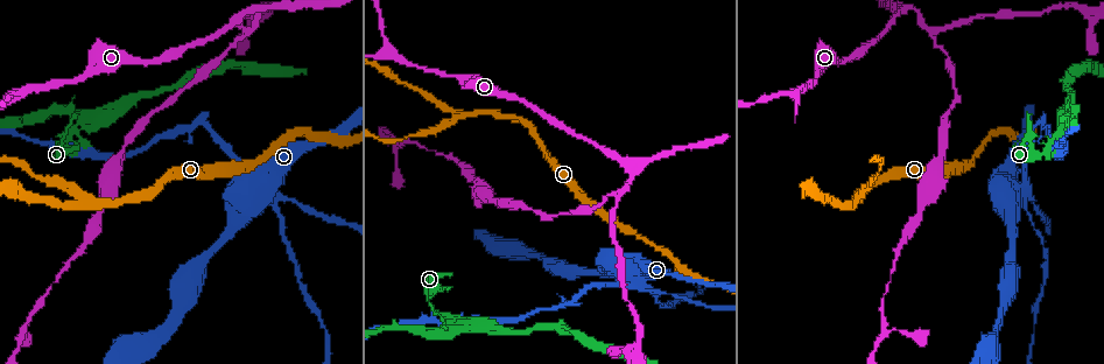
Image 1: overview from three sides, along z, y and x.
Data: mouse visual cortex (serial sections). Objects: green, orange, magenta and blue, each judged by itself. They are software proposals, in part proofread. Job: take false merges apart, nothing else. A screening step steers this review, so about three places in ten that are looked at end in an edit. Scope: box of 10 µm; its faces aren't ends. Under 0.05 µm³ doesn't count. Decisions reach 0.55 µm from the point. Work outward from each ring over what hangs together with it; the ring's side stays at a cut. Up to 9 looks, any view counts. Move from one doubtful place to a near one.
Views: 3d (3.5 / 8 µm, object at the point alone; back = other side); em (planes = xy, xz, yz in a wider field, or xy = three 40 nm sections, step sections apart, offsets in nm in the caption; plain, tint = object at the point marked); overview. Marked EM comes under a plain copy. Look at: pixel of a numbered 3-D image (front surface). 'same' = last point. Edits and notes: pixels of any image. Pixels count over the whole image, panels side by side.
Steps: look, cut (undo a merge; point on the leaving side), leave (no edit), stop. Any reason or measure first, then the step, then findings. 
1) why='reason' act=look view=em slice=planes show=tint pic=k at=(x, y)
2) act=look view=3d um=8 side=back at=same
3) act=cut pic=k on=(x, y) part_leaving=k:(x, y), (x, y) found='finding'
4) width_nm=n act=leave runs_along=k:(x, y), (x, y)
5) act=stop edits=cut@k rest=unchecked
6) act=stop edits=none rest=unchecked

why='branch point' act=look view=3d um=3.5 pic=1 at=(88, 205)

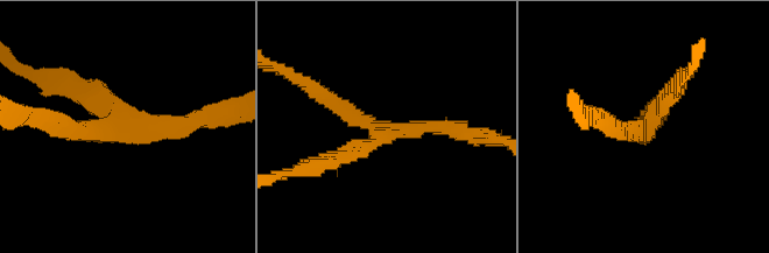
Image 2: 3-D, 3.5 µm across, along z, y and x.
arms=3 arm_widths_nm=200,200,250 act=look view=em slice=xy step=3 show=tint pic=2 at=(647, 123)

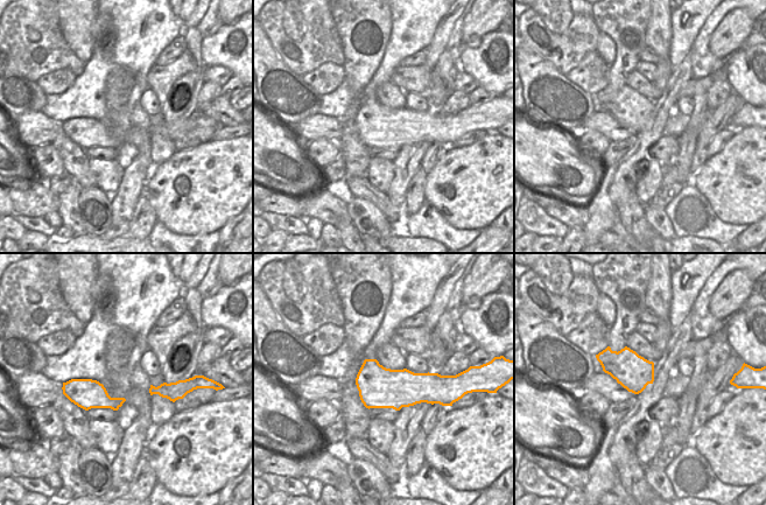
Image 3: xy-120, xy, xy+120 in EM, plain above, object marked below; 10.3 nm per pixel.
act=leave runs_along=2:(461, 133), (376, 131), (319, 92) found='all the same cell'

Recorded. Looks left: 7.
why='arms part here' act=look view=3d um=3.5 pic=1 at=(935, 34)

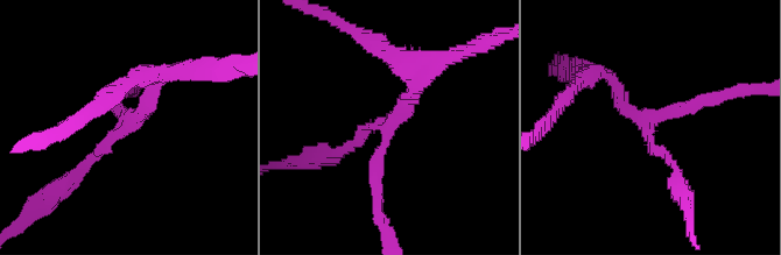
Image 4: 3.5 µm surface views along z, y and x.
arms=3 arm_widths_nm=150,200,200 why='shape alone is not enough' act=look view=em slice=xy step=3 show=tint pic=4 at=(131, 123)

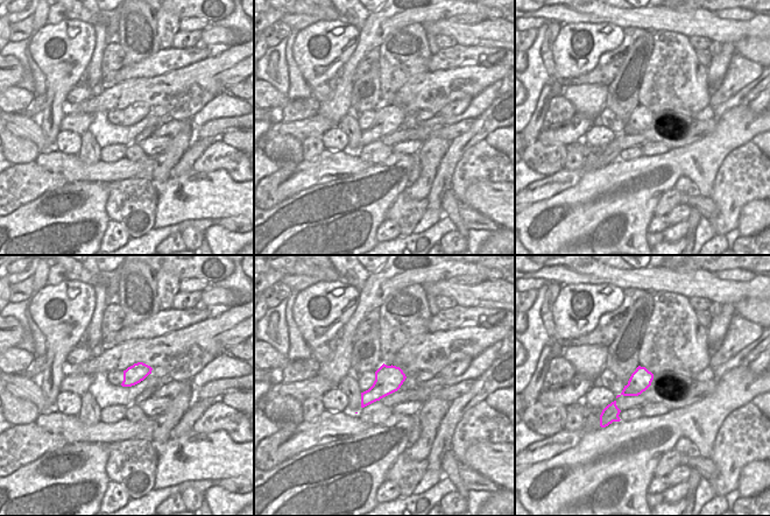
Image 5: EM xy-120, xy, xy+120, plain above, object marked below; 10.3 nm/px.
act=leave runs_along=4:(603, 72), (677, 172) found='continuous, no second cell'

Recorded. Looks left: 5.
why='arms part here' act=look view=3d um=3.5 side=back pic=1 at=(791, 93)

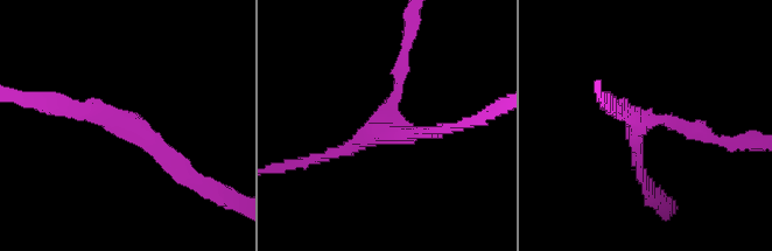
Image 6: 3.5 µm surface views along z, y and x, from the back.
act=look view=em slice=xy step=3 show=tint pic=6 at=(644, 120)

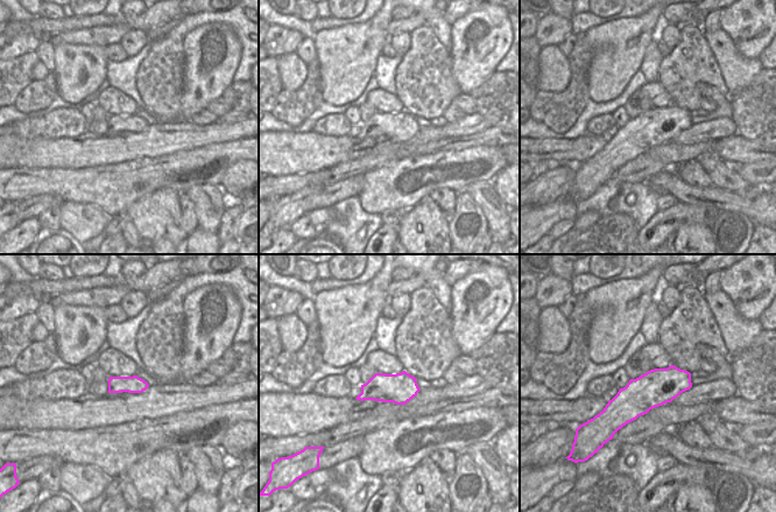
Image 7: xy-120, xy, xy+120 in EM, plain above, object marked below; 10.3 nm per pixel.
arm_widths_nm=150,150,200 act=leave runs_along=6:(323, 158), (392, 121), (406, 56) found='continuous, no second cell'

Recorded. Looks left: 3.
why='abrupt turn' act=look view=3d um=8 pic=1 at=(24, 330)

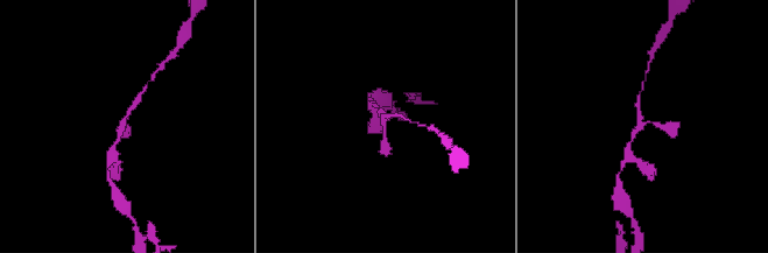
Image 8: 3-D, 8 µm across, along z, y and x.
arms=3 arm_widths_nm=150,150,200 why='shape alone is not enough' act=look view=em slice=xy step=5 show=tint at=same

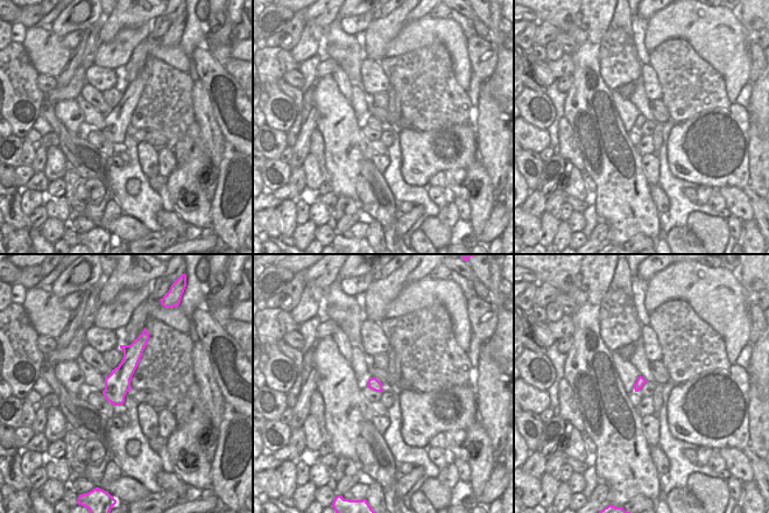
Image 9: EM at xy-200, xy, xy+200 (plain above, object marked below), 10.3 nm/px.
act=leave runs_along=8:(639, 95), (640, 123), (655, 121), (670, 129) found='continuous, no second cell'

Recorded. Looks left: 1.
act=stop edits=none rest=unchecked

